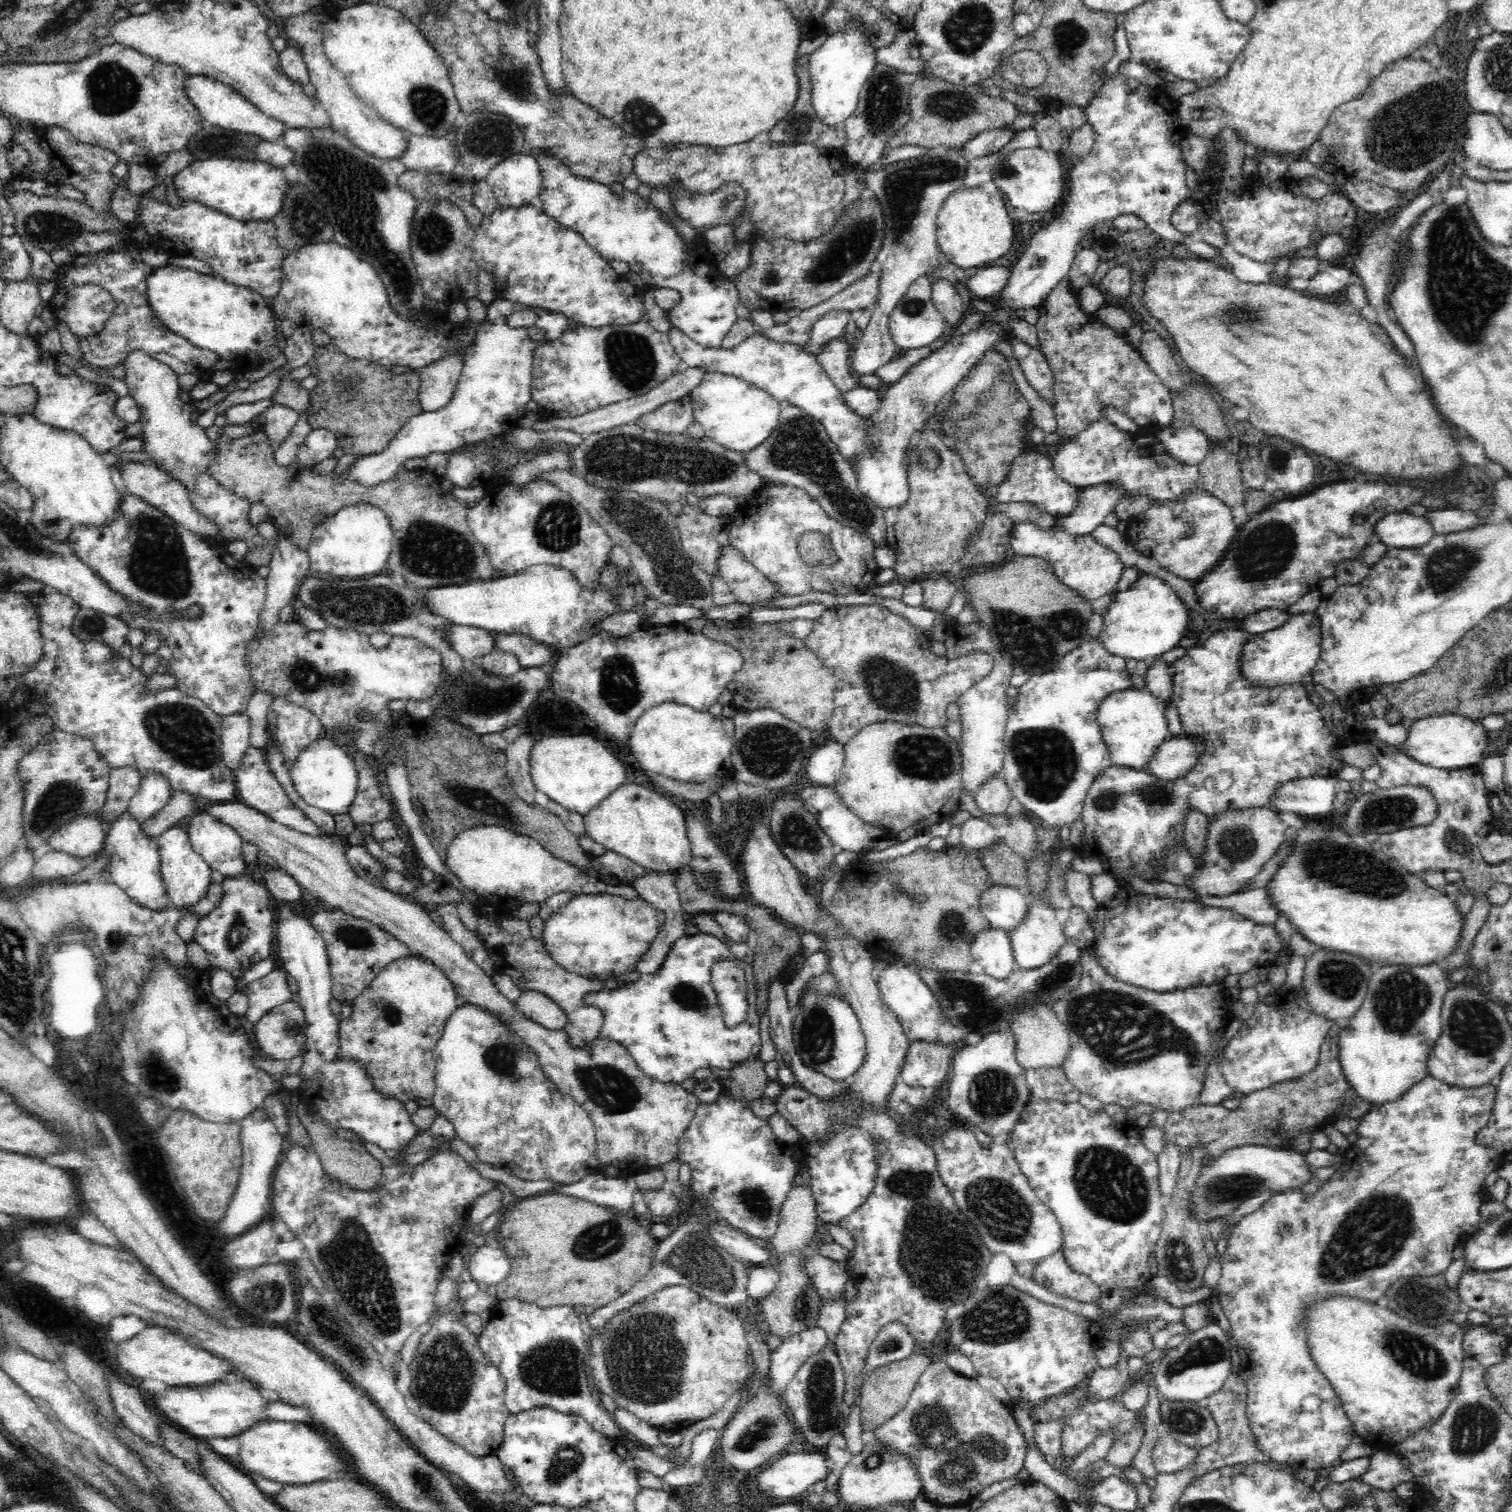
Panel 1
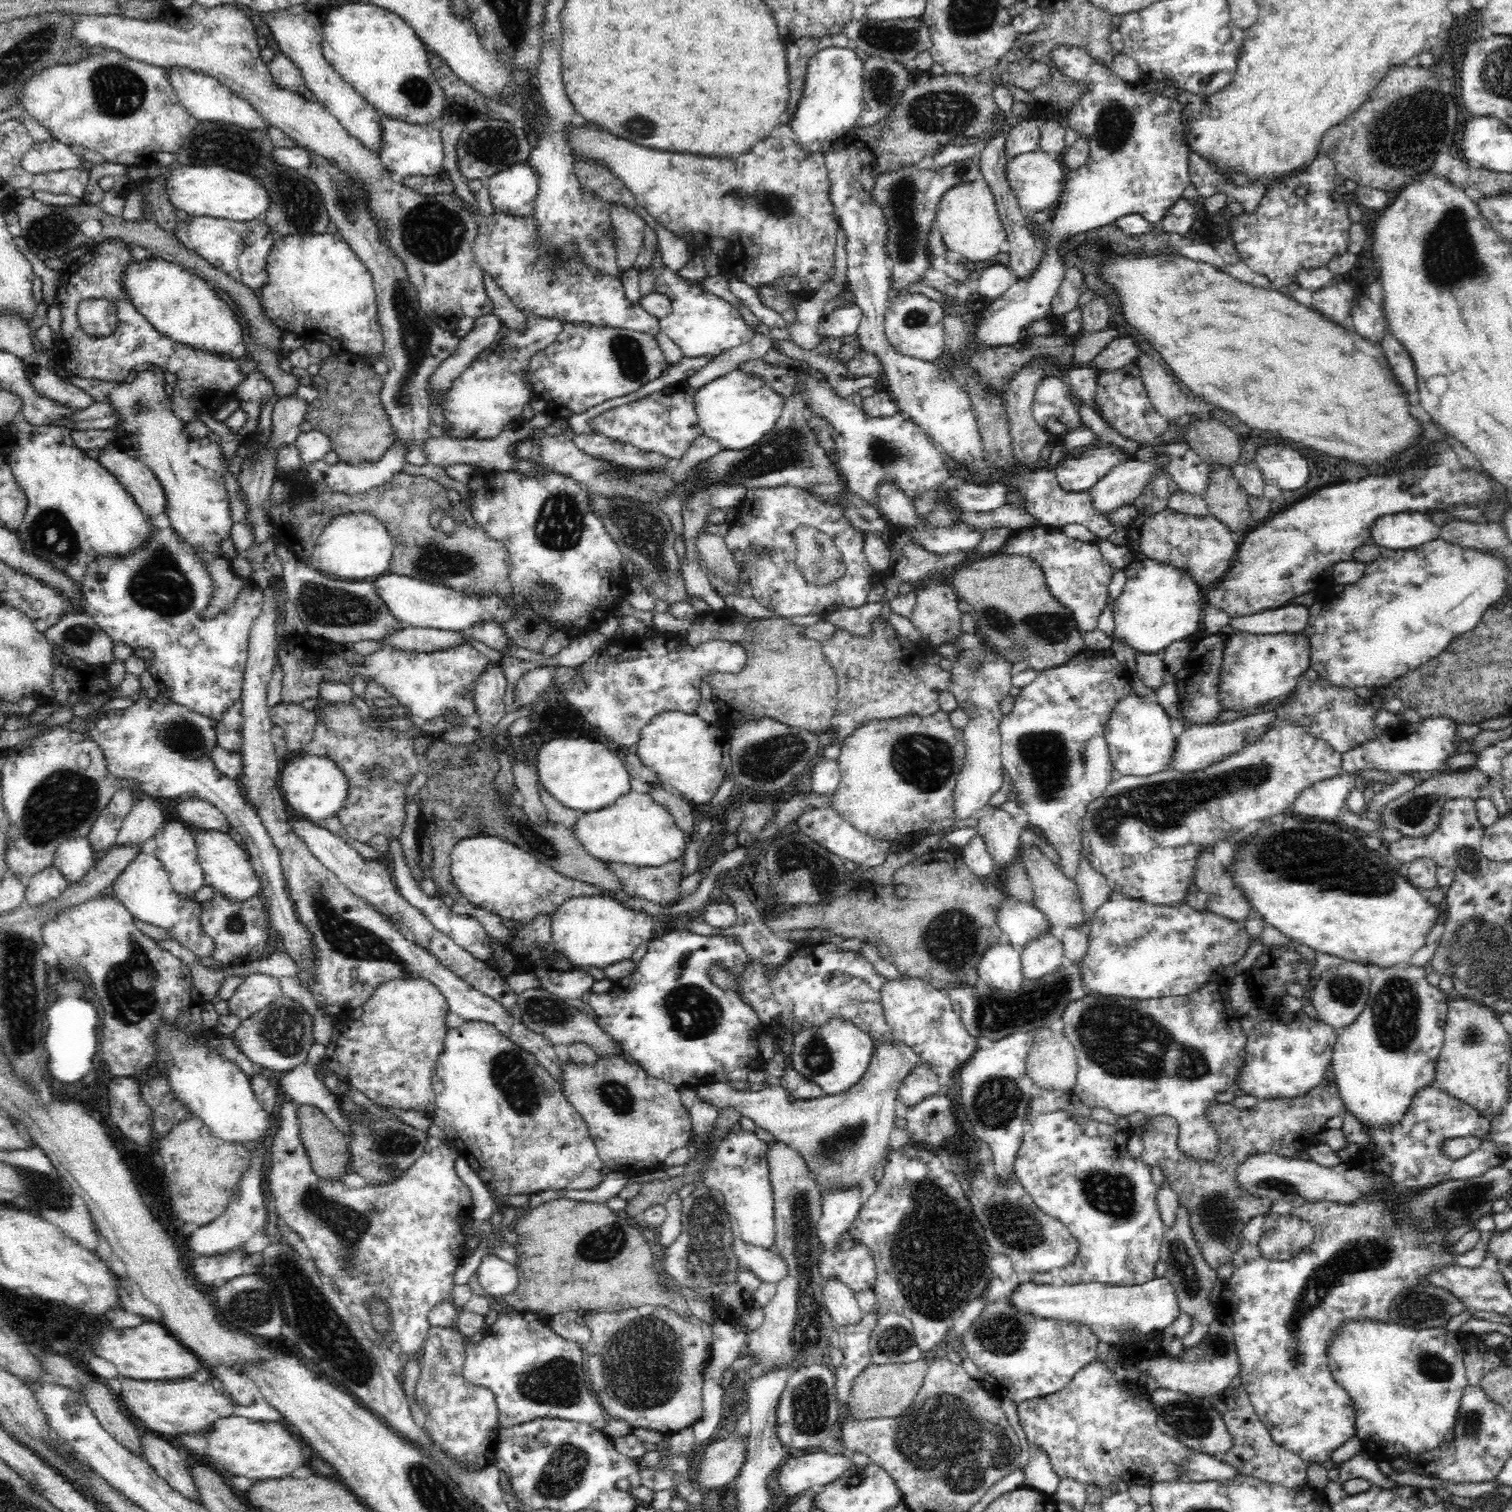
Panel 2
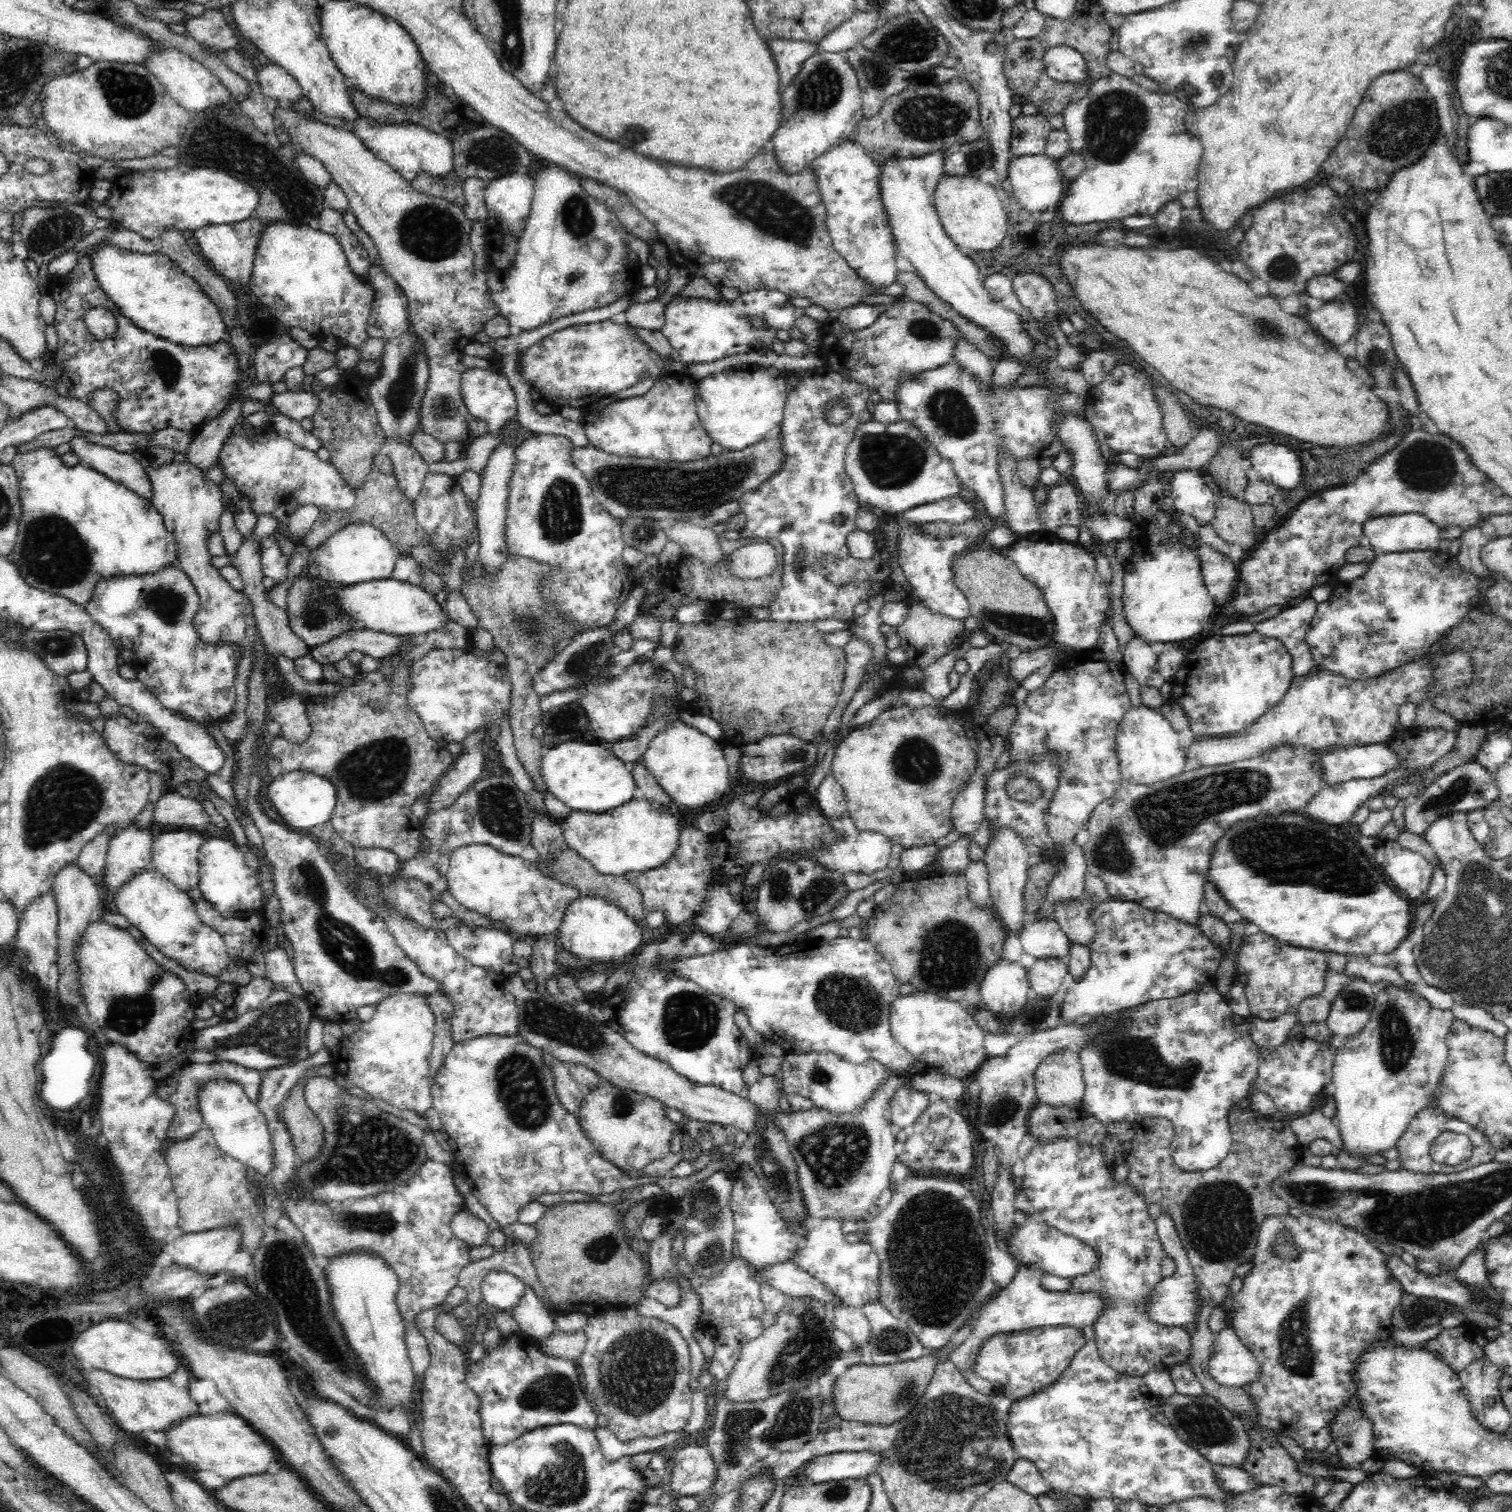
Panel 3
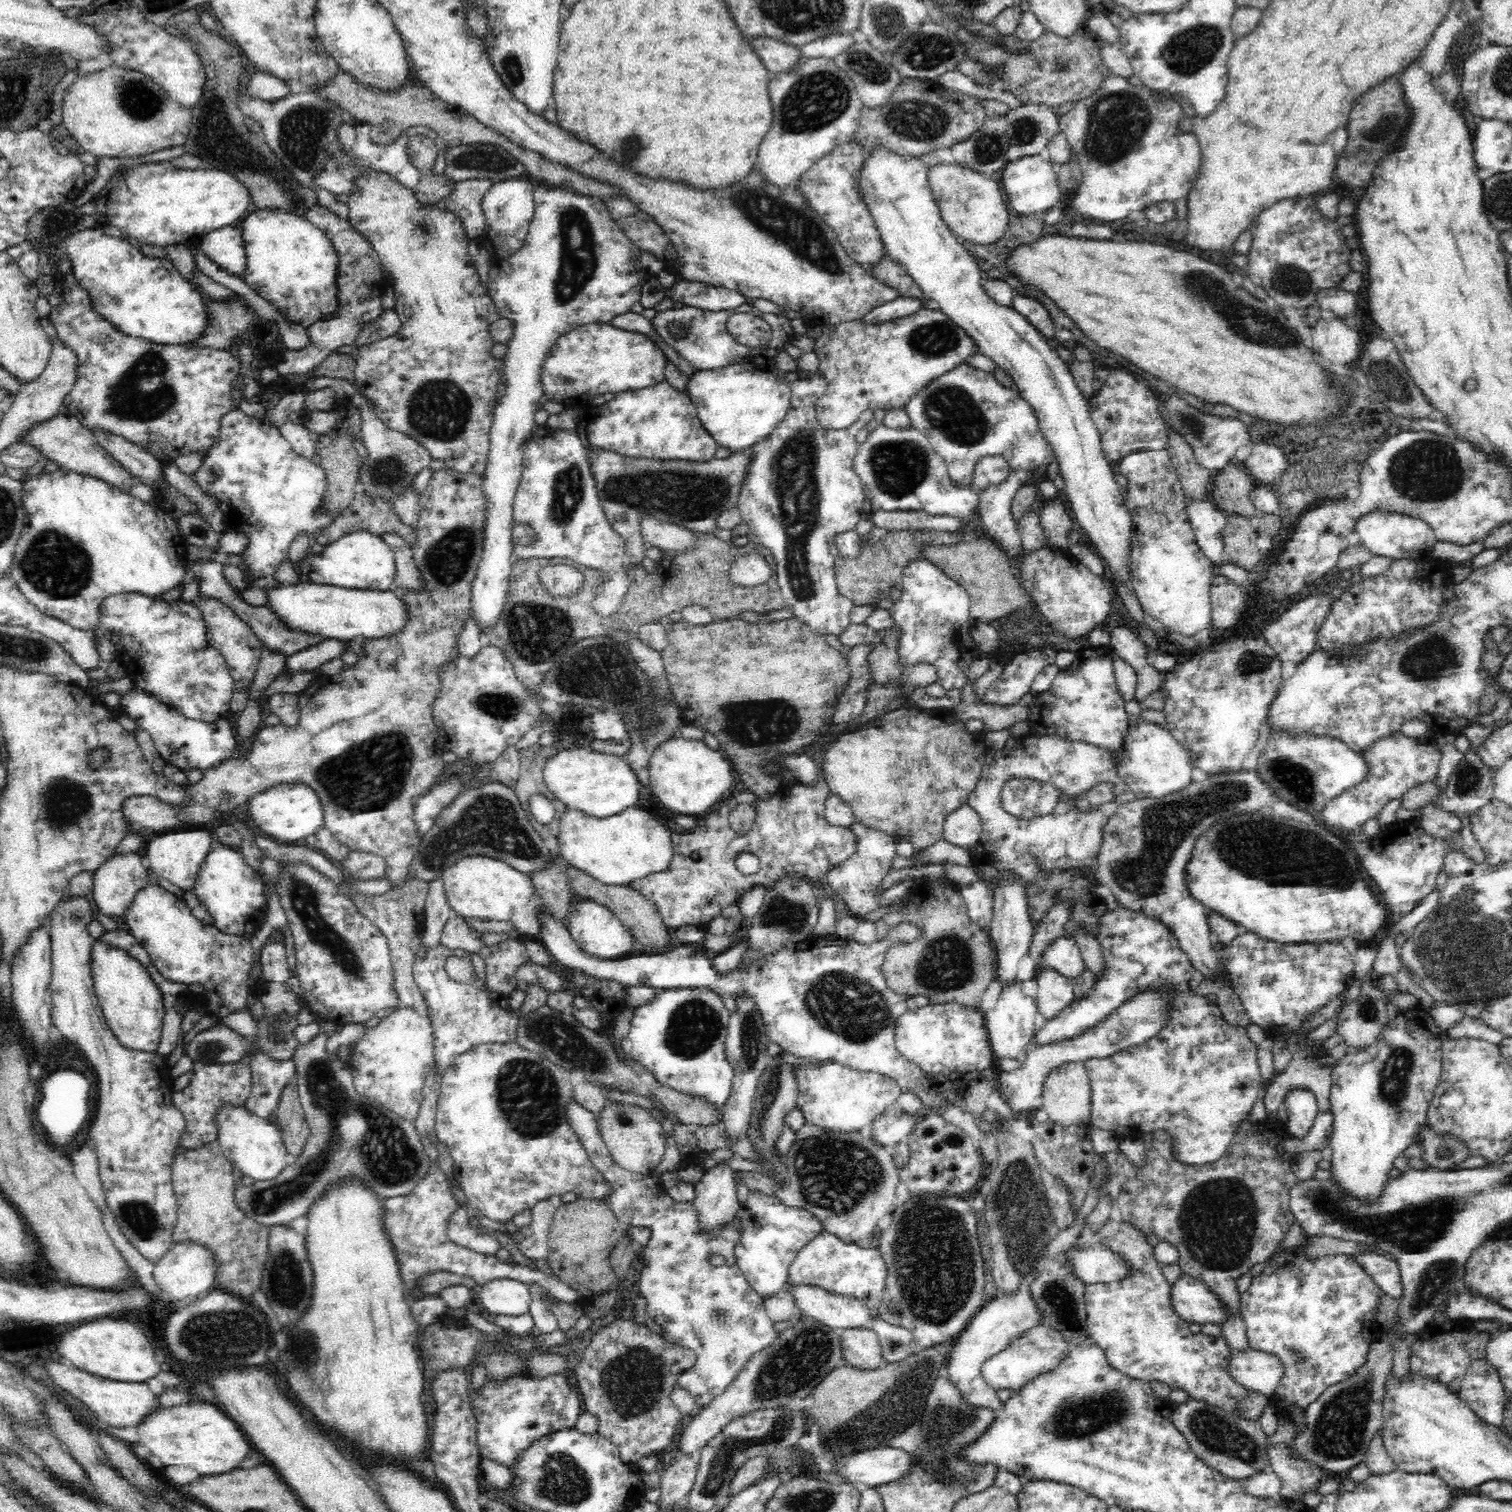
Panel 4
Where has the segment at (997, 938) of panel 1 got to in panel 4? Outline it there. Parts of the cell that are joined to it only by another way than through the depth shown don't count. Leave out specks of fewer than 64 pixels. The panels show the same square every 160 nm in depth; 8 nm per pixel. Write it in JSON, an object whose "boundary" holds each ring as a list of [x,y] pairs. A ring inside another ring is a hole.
{"boundary":[[[1020,981],[1005,983],[999,998],[992,1009],[984,1013],[985,1025],[989,1033],[989,1041],[996,1059],[1011,1058],[1016,1060],[1024,1050],[1028,1050],[1030,1042],[1035,1039],[1036,1031],[1036,999],[1022,993]]]}

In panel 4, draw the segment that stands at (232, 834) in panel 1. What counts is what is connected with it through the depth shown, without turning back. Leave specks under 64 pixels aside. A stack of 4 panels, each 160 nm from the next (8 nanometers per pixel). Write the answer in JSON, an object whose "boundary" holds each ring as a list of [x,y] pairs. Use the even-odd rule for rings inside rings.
{"boundary":[[[220,842],[206,854],[198,872],[195,887],[196,899],[206,907],[213,925],[226,934],[247,936],[253,934],[265,915],[267,888],[259,872],[244,860],[238,848],[228,848]]]}

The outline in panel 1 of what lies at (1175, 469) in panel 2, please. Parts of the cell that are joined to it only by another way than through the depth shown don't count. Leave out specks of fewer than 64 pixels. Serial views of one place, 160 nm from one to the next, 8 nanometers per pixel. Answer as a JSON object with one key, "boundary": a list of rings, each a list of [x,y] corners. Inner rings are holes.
{"boundary":[[[1194,425],[1182,426],[1182,428],[1166,426],[1159,429],[1157,438],[1166,446],[1167,453],[1172,458],[1190,466],[1202,464],[1211,446],[1209,438]]]}

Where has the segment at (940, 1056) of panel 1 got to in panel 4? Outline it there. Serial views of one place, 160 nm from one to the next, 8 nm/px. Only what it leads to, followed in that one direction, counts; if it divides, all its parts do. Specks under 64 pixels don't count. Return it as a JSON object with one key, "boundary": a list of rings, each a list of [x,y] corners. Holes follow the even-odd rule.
{"boundary":[[[890,1104],[869,1128],[871,1138],[874,1138],[880,1146],[892,1150],[897,1144],[907,1140],[922,1115],[923,1113],[919,1113],[910,1116],[898,1104]]]}

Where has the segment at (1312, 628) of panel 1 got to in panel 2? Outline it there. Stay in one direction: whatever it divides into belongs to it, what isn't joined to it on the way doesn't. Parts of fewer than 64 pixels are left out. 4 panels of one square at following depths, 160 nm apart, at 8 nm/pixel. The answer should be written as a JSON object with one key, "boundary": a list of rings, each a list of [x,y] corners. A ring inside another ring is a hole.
{"boundary":[[[1235,632],[1227,637],[1223,652],[1222,678],[1219,690],[1222,692],[1223,707],[1230,712],[1247,713],[1256,706],[1264,706],[1270,700],[1294,691],[1298,680],[1311,666],[1311,646],[1306,634],[1250,634]]]}

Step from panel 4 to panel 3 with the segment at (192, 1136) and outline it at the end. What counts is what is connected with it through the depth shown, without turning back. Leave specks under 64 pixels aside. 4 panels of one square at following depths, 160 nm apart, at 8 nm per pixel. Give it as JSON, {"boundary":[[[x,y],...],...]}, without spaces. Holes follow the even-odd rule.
{"boundary":[[[216,1060],[211,1063],[184,1064],[180,1069],[176,1070],[172,1076],[168,1076],[168,1078],[164,1078],[164,1080],[158,1080],[158,1084],[156,1084],[156,1088],[154,1088],[154,1093],[156,1093],[160,1099],[168,1101],[176,1107],[174,1118],[172,1118],[170,1128],[168,1128],[168,1138],[180,1142],[181,1139],[186,1139],[189,1135],[196,1134],[196,1130],[202,1130],[202,1128],[206,1127],[197,1104],[198,1083],[206,1083],[209,1079],[216,1078],[231,1079],[232,1082],[240,1083],[247,1097],[250,1098],[252,1102],[255,1102],[259,1097],[262,1077],[263,1071],[246,1068],[233,1062],[218,1062]]]}

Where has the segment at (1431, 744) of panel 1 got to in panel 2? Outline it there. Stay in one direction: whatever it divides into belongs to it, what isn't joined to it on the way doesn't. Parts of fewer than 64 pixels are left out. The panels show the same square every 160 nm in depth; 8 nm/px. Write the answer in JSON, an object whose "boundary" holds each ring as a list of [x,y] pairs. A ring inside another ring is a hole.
{"boundary":[[[1427,718],[1422,720],[1422,732],[1408,734],[1406,738],[1392,740],[1390,736],[1377,736],[1376,738],[1361,742],[1356,748],[1344,753],[1342,762],[1342,773],[1351,775],[1359,774],[1360,771],[1378,770],[1388,773],[1414,773],[1414,772],[1435,772],[1442,768],[1446,760],[1458,755],[1460,740],[1454,738],[1454,732],[1458,733],[1458,723],[1455,719]]]}

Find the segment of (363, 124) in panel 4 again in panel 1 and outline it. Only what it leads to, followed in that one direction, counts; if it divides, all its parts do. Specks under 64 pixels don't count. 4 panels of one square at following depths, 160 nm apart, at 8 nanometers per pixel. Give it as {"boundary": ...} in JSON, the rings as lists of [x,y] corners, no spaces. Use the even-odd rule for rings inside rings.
{"boundary":[[[405,131],[407,137],[407,150],[397,160],[403,170],[418,170],[435,175],[454,173],[458,166],[459,155],[454,155],[456,142],[450,143],[444,137],[424,135],[418,137]]]}

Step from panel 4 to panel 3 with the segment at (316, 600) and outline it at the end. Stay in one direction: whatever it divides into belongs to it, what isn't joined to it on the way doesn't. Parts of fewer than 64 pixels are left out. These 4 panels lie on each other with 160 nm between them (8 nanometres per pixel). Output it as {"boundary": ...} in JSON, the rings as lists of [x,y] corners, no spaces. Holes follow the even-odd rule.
{"boundary":[[[399,579],[358,581],[355,585],[336,587],[334,595],[338,598],[335,606],[339,606],[339,610],[346,610],[358,629],[424,637],[427,632],[445,625],[449,619],[447,611],[438,605],[435,594],[428,594],[422,586],[412,586],[410,582],[400,582]]]}

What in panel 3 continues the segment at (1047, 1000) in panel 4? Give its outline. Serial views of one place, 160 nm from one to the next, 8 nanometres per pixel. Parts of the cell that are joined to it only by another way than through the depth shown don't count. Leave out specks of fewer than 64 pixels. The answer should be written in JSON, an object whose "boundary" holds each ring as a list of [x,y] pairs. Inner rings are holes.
{"boundary":[[[1058,958],[1038,959],[1028,970],[1030,993],[1035,998],[1050,1000],[1062,986],[1068,974],[1068,963]]]}

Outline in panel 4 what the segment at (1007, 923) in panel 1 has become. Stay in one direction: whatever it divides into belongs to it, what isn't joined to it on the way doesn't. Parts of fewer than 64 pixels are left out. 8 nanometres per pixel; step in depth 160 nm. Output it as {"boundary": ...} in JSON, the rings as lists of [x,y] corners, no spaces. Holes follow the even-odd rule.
{"boundary":[[[1058,936],[1054,942],[1050,942],[1044,950],[1044,962],[1064,975],[1074,979],[1082,970],[1085,962],[1081,957],[1080,947],[1074,938]]]}

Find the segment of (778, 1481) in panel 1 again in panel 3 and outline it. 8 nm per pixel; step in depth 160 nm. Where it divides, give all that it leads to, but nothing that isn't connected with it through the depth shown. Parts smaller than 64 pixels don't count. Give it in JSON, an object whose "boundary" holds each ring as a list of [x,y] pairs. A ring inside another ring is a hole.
{"boundary":[[[870,1451],[830,1453],[811,1460],[803,1467],[810,1483],[820,1484],[844,1478],[866,1478],[879,1474],[880,1455]]]}

